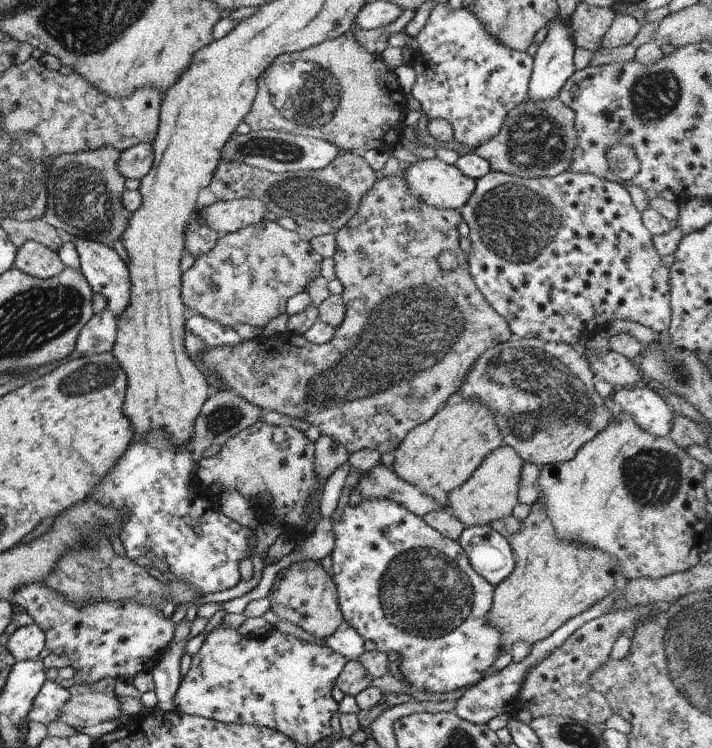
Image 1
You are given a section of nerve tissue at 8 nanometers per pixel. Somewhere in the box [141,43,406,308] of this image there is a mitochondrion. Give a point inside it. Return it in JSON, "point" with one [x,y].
{"point":[307,94]}

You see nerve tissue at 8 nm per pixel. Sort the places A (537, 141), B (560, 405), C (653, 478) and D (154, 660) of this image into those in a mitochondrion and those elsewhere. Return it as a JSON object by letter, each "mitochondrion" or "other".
{"A":"mitochondrion","B":"mitochondrion","C":"mitochondrion","D":"other"}

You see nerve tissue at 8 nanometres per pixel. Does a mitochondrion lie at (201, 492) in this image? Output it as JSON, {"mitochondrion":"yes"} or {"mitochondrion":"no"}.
{"mitochondrion":"no"}

